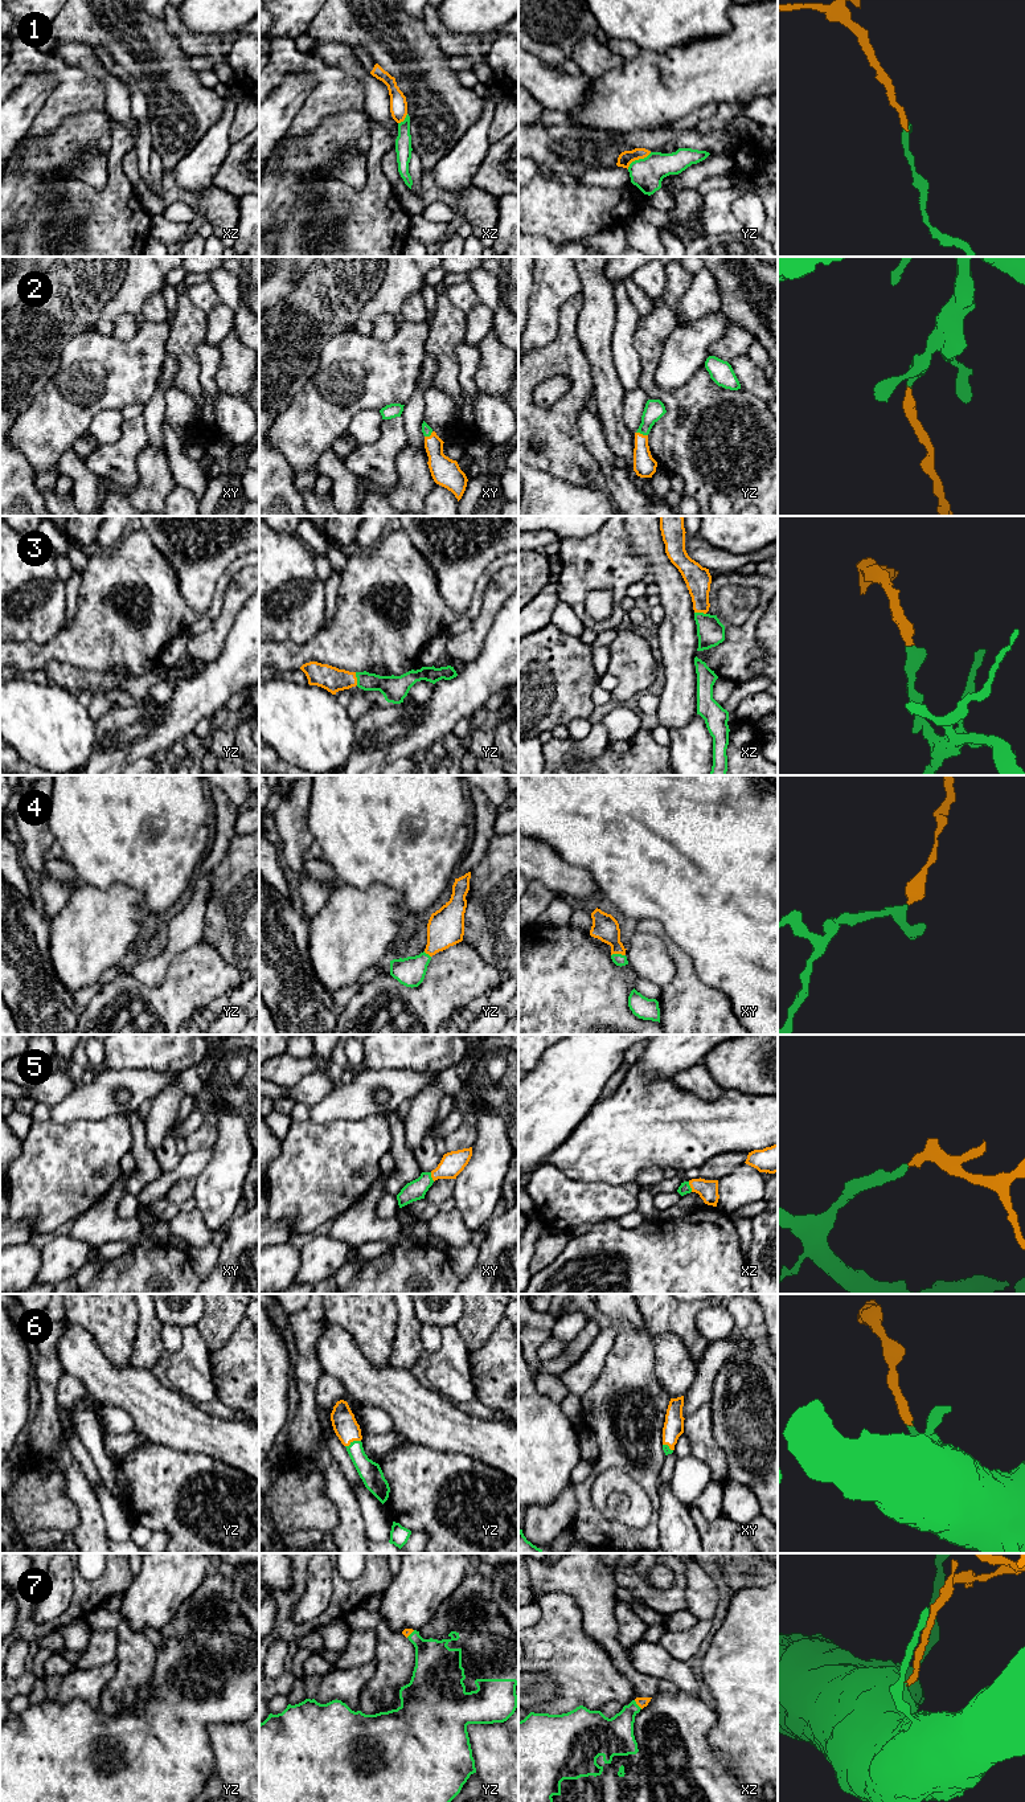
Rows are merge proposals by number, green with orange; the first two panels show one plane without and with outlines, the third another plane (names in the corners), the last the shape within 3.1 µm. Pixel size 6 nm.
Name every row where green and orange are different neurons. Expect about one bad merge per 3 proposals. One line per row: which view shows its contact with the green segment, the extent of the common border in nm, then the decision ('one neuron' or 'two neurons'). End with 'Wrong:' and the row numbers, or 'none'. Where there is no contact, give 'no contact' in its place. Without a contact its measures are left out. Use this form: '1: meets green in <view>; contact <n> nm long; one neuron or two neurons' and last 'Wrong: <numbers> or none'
1: meets green in yz; contact 180 nm long; two neurons
2: meets green in yz; contact 80 nm long; one neuron
3: meets green in yz; contact 80 nm long; one neuron
4: meets green in xy; contact 90 nm long; one neuron
5: meets green in xz; contact 70 nm long; one neuron
6: meets green in yz; contact 100 nm long; one neuron
7: meets green in xz; contact 80 nm long; one neuron
Wrong: 1

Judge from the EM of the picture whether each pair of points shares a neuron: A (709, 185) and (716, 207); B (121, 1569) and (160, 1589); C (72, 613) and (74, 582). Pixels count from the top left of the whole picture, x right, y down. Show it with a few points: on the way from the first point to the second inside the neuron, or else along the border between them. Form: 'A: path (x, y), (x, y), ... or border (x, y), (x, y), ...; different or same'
A: border (730, 185), (722, 189), (712, 189), (704, 196); different
B: border (132, 1579), (122, 1593); different
C: path (72, 605), (72, 590); same

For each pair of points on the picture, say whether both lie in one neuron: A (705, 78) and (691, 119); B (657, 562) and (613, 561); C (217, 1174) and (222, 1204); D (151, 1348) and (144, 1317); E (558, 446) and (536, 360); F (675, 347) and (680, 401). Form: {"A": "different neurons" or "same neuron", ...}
{"A": "different neurons", "B": "different neurons", "C": "same neuron", "D": "same neuron", "E": "same neuron", "F": "different neurons"}

